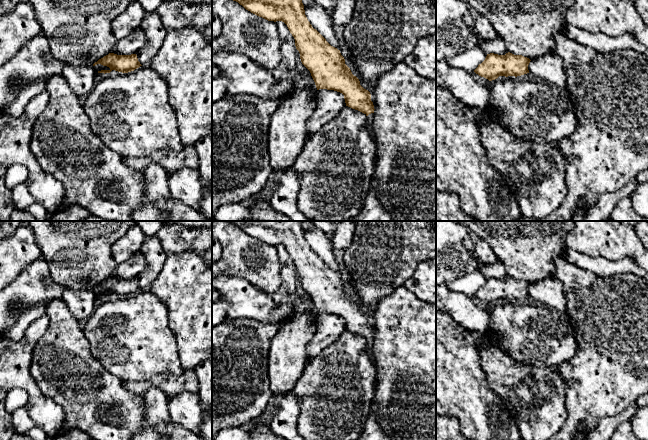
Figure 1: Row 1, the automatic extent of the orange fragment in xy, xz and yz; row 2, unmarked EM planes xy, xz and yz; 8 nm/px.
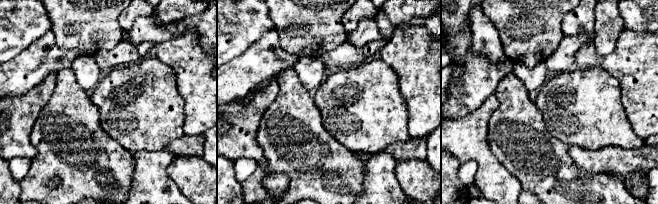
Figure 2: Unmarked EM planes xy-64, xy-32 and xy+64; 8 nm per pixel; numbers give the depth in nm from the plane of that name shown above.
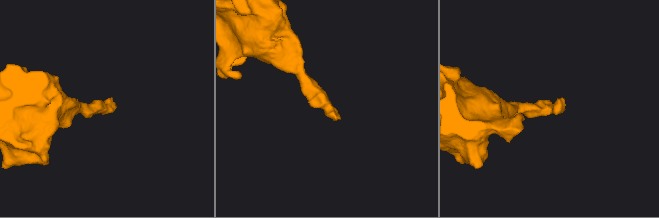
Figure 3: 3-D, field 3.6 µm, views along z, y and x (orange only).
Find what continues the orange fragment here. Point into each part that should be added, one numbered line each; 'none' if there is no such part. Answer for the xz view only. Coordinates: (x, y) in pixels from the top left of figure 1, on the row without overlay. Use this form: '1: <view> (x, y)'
1: xz (369, 349)

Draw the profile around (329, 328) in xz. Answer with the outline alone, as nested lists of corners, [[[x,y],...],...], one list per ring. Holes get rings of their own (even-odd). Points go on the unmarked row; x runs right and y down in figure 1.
[[[319,313],[316,316],[316,320],[318,322],[317,329],[307,347],[308,361],[335,342],[346,330],[344,319],[340,316]]]

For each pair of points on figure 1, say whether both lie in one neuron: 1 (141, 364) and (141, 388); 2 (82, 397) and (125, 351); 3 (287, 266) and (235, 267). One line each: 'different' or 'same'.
1: different
2: different
3: different

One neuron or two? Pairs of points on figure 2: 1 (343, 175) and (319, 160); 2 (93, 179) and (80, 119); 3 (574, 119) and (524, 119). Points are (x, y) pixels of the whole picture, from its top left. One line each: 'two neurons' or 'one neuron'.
1: one neuron
2: one neuron
3: two neurons

